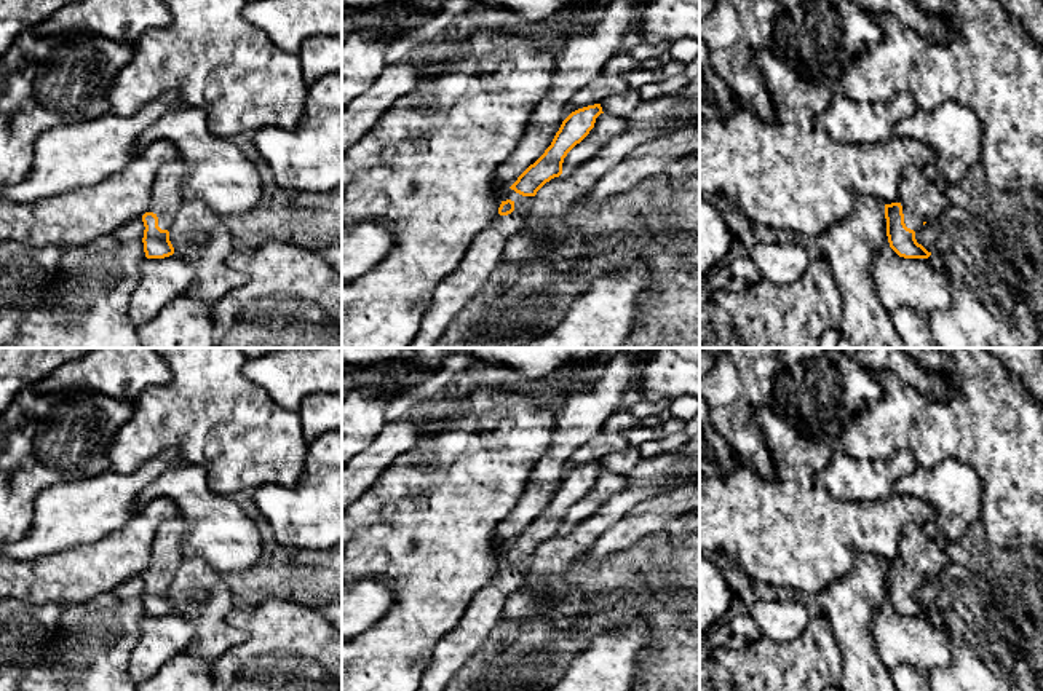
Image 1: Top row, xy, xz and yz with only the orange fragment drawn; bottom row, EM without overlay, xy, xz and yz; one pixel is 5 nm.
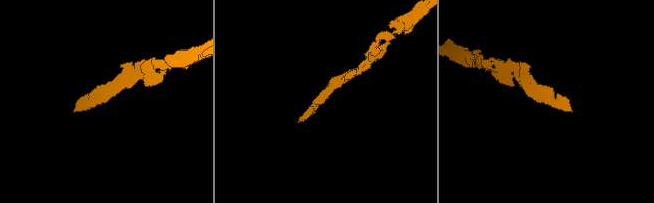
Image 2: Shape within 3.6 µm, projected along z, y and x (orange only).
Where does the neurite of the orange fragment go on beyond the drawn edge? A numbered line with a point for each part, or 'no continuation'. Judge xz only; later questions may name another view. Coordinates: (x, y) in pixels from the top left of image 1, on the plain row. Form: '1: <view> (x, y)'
1: xz (486, 608)

